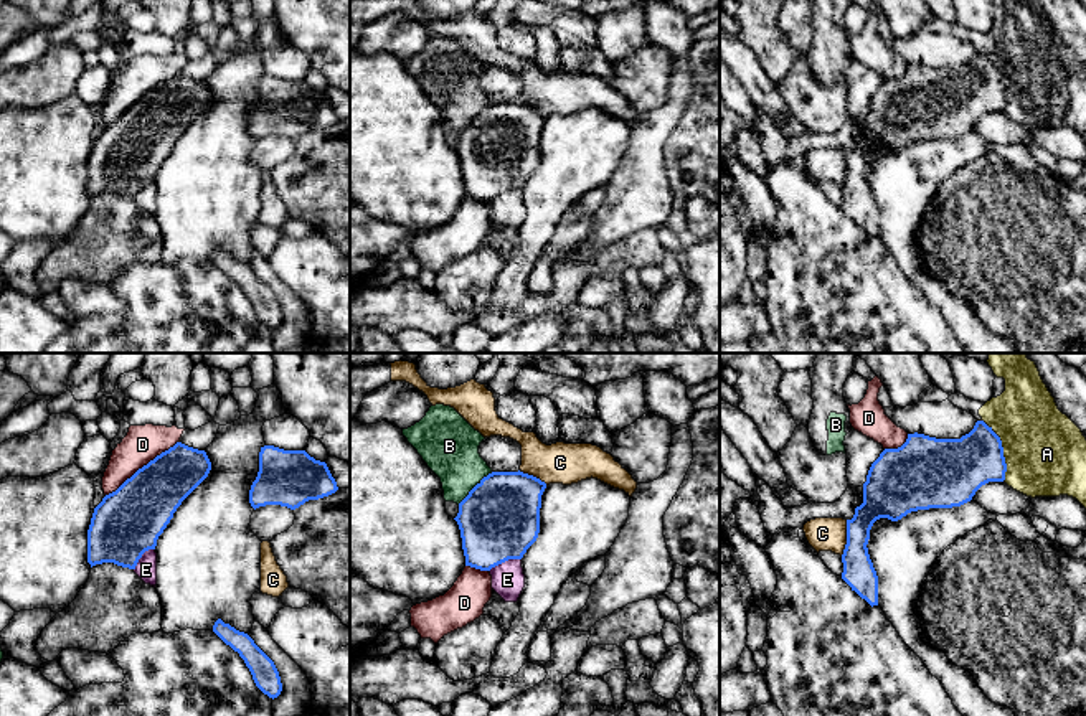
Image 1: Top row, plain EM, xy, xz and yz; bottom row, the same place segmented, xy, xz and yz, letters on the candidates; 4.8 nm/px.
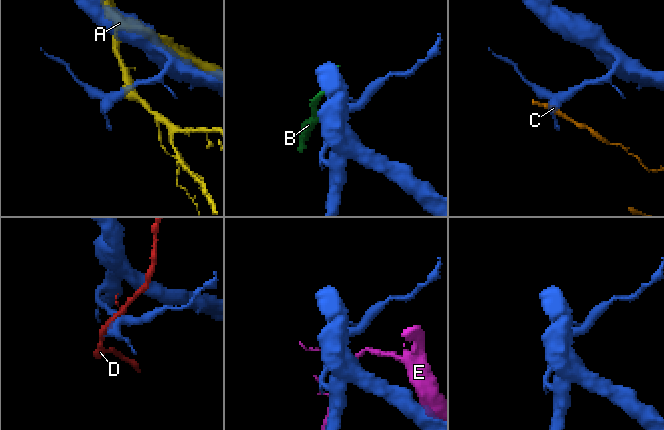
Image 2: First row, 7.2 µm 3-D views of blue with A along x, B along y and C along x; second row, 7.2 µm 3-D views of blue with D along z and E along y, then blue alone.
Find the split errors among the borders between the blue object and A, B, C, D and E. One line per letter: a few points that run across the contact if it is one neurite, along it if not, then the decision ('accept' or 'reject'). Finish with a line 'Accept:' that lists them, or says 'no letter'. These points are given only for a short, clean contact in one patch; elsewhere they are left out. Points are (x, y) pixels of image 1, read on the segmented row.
A: reject
B: reject
C: line yz (847, 520), (847, 543), (840, 555); reject
D: reject
E: reject
Accept: no letter

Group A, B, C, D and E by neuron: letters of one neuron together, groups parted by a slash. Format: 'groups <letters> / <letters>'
groups A / B / C / D / E

